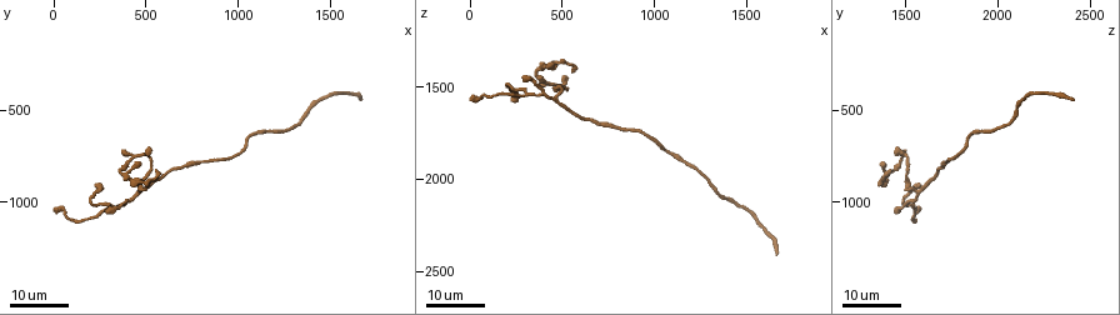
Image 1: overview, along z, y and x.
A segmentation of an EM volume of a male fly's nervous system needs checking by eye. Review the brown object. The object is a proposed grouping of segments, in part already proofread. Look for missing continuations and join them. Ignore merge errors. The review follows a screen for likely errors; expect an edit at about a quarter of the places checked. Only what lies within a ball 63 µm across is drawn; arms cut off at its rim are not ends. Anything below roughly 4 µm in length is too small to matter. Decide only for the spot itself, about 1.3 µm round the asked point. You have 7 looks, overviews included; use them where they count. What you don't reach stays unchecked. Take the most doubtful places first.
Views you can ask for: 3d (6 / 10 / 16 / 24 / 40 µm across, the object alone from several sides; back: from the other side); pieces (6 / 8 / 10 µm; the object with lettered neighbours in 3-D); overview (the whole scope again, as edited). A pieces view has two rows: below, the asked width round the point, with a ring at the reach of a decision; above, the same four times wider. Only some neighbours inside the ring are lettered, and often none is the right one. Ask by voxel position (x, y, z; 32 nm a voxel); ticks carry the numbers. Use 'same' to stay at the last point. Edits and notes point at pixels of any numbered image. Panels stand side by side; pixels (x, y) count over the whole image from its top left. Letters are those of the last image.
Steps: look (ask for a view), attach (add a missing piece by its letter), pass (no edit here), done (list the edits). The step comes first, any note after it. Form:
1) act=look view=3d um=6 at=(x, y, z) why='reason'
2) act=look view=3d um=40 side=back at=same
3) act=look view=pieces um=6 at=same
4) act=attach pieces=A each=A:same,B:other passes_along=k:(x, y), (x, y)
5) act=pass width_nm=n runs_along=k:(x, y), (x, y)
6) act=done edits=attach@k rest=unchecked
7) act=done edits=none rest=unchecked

act=look view=3d um=16 at=(560, 840, 1420) why='end of a long branch'

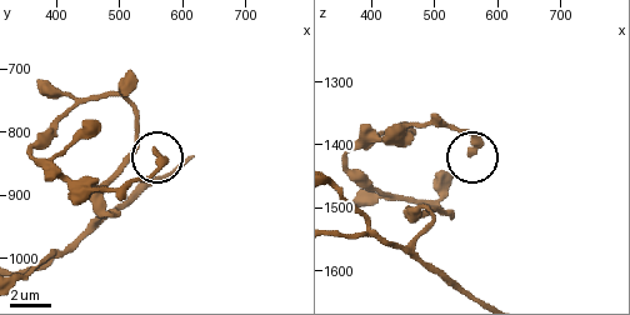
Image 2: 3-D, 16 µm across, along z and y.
act=look view=pieces um=6 at=(555, 835, 1410) why='what lies round it'

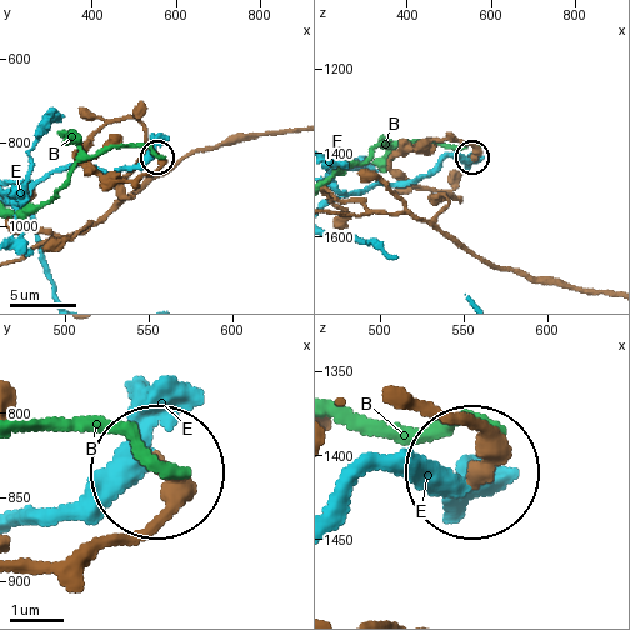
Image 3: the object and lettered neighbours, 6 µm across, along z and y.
act=pass width_nm=240 each=B:other,E:other runs_along=3:(434, 411), (469, 425), (474, 465) found='none of them fits'

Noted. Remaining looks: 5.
act=look view=3d um=24 at=(520, 720, 1440) why='an open end'

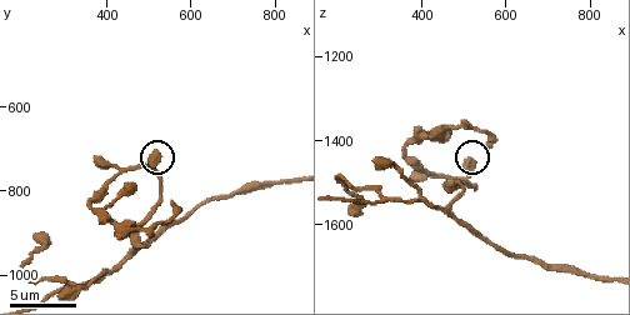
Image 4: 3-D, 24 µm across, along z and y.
act=look view=pieces um=10 at=(520, 710, 1450)

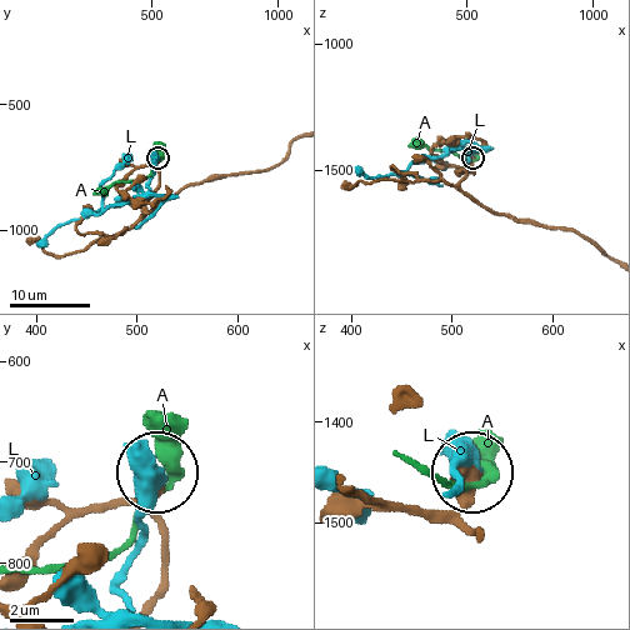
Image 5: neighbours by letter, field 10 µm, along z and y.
act=pass each=A:other,L:other found='none of them fits'

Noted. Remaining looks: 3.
act=look view=3d um=16 at=(240, 920, 1580) why='an open end'

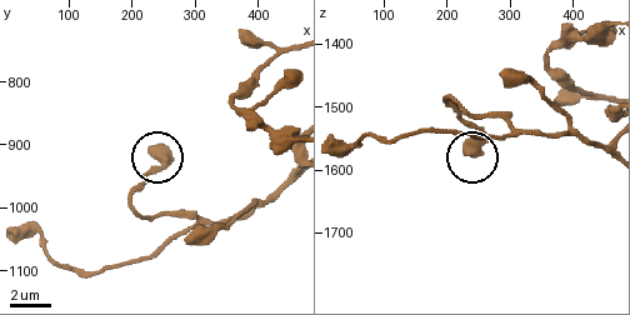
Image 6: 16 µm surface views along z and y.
act=look view=pieces um=8 at=(235, 905, 1575)

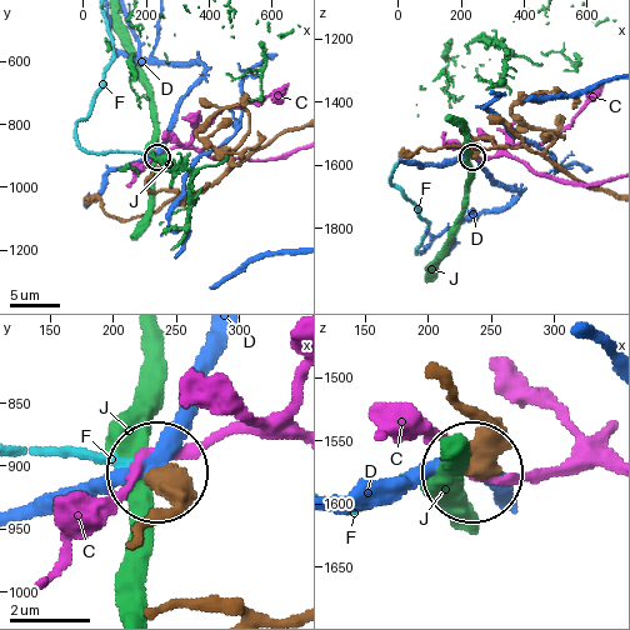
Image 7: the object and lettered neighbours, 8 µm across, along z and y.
act=pass each=C:other,D:other,F:other,J:other found='none of them fits'

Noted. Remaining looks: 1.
act=done edits=none rest=unchecked

